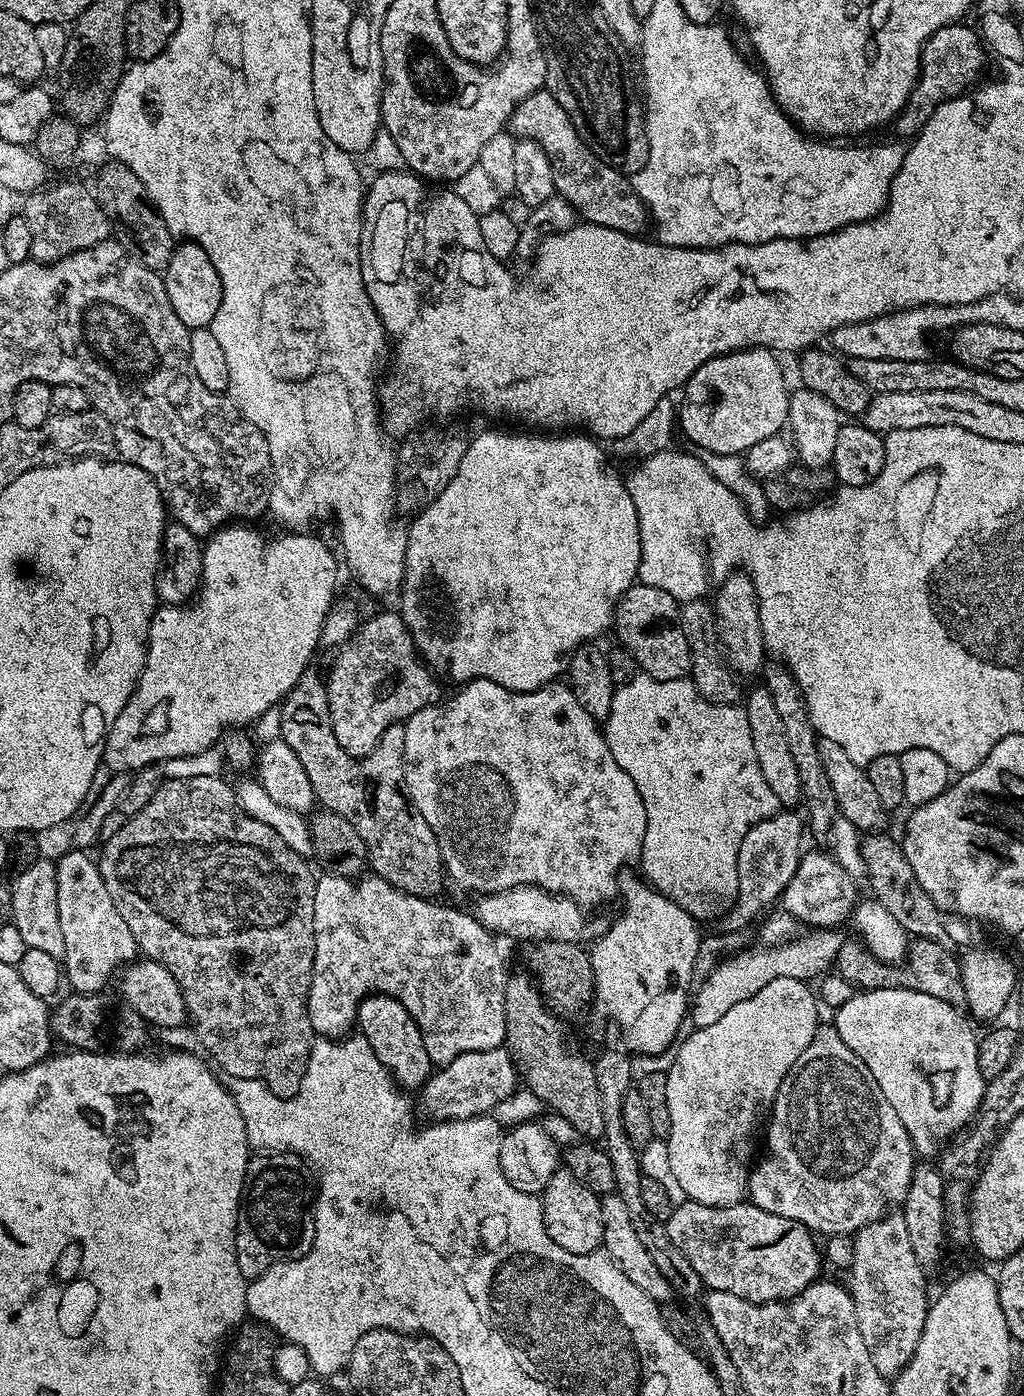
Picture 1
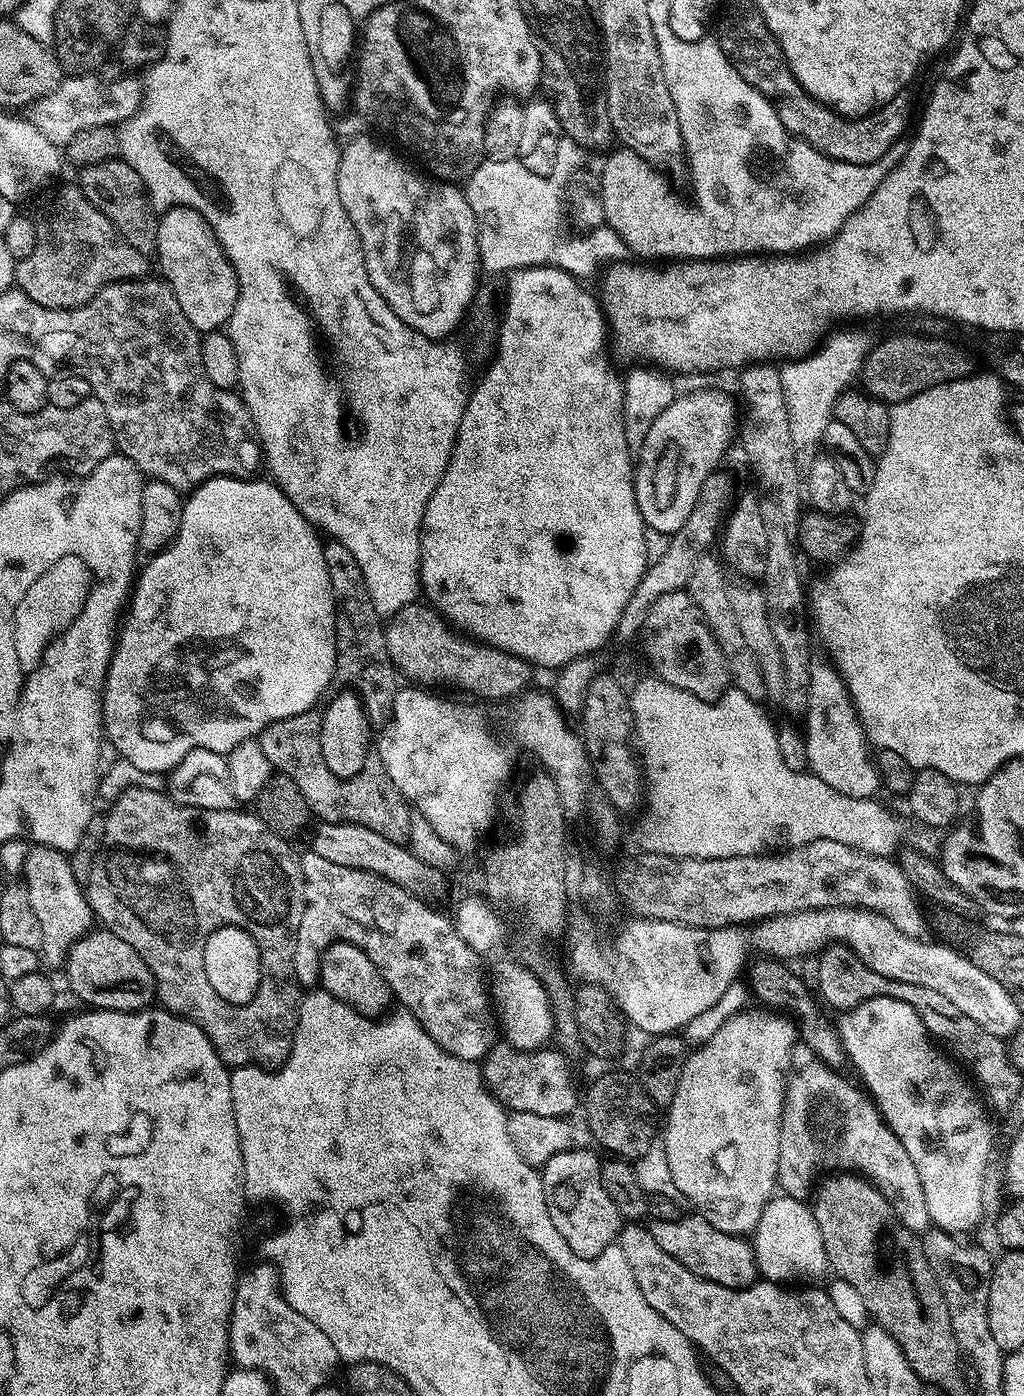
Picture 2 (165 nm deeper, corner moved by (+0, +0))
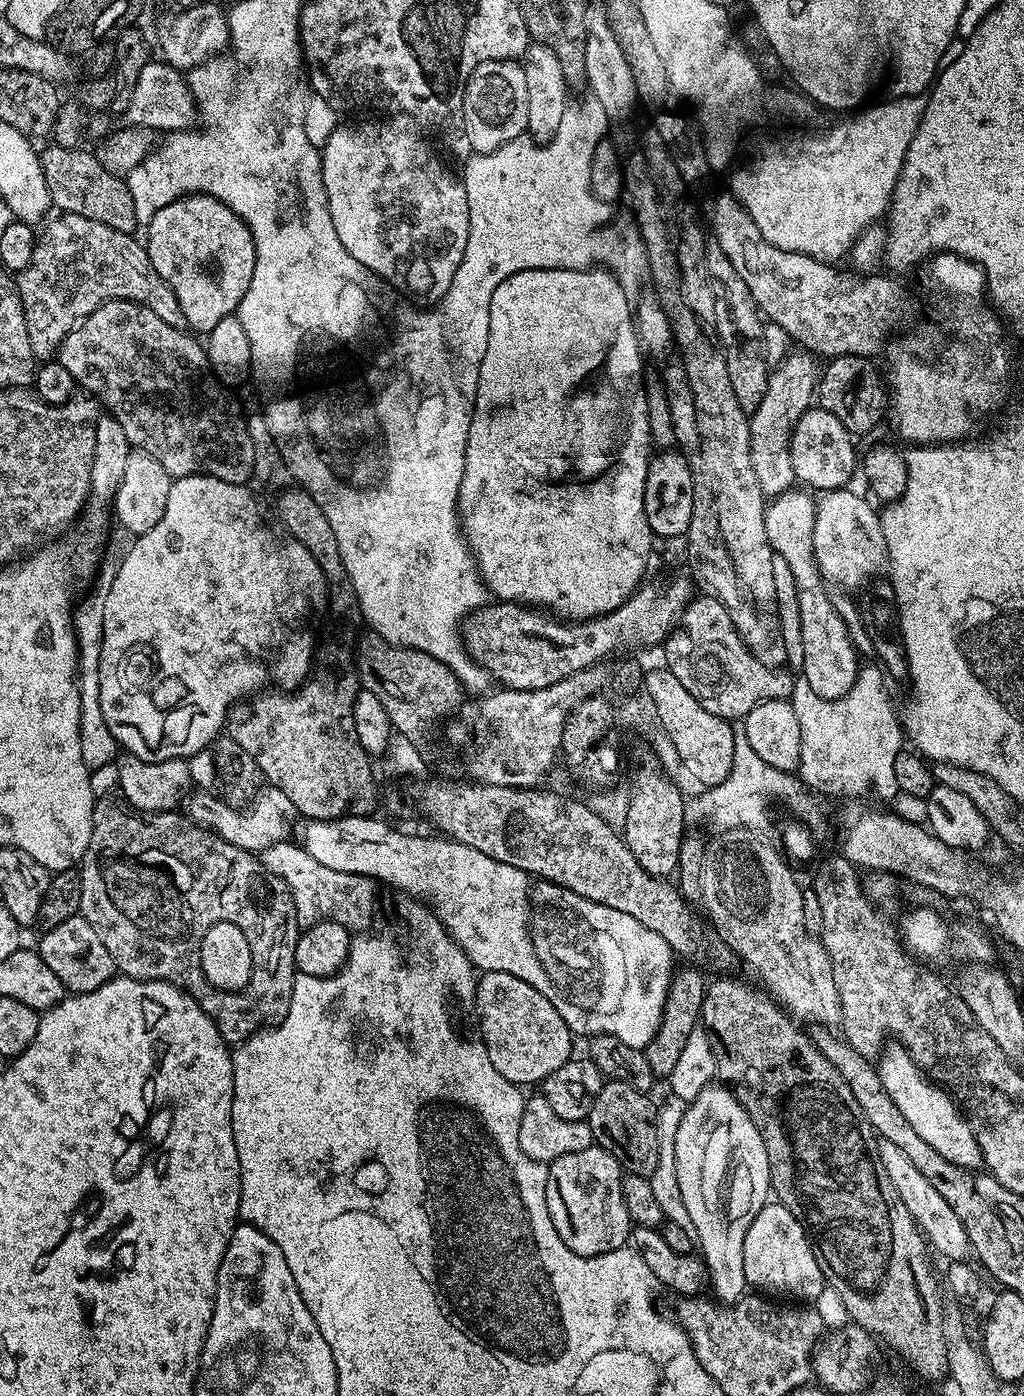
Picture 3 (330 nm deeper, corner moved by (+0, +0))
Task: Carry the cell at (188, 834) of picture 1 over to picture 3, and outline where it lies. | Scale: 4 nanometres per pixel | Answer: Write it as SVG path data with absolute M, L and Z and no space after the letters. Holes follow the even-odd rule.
M109 794L107 796L102 796L97 799L95 806L92 807L92 833L90 834L90 846L86 846L86 854L79 862L78 871L81 878L81 906L80 913L86 918L86 922L90 922L90 926L94 926L94 930L98 934L98 938L102 938L102 946L106 946L106 950L110 952L110 958L114 958L117 969L123 975L129 976L132 980L161 980L167 984L173 984L178 986L186 994L190 994L194 998L194 1002L198 1002L198 1006L202 1006L202 1010L206 1010L206 1014L214 1022L214 1026L218 1026L218 1034L225 1040L229 1046L239 1046L244 1043L245 1040L249 1040L254 1033L260 1031L262 1028L270 1028L274 1024L279 1024L280 1019L286 1014L286 1010L290 1010L290 994L294 994L294 978L298 974L296 971L296 963L294 962L294 946L296 945L296 939L300 936L302 931L299 922L296 920L296 911L294 910L294 902L292 901L292 895L288 893L288 889L284 887L284 883L277 878L277 876L270 876L264 870L263 864L260 863L259 859L253 853L242 850L238 846L234 846L230 842L226 842L221 836L216 835L214 832L209 832L207 828L200 827L199 824L192 823L191 820L187 818L181 818L179 820L176 817L177 813L175 811L170 812L139 812L134 805L129 804L127 800L121 798L116 794ZM228 922L233 923L238 926L240 930L245 934L246 940L249 942L250 946L250 958L253 960L252 973L250 974L249 982L243 989L239 992L227 992L226 990L216 989L214 985L211 985L206 978L206 974L203 973L202 968L202 958L200 957L200 951L202 950L202 940L203 936L215 923Z

